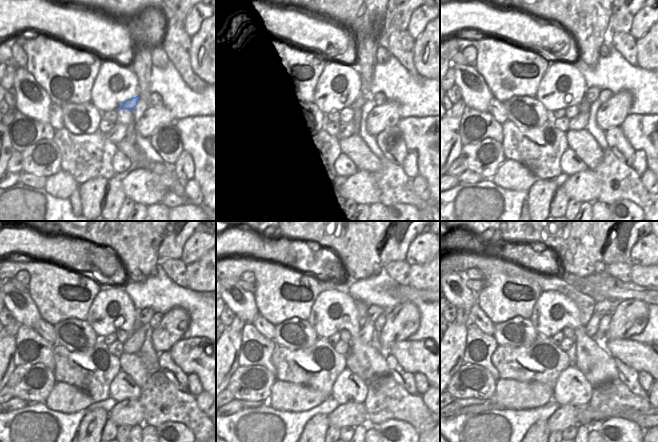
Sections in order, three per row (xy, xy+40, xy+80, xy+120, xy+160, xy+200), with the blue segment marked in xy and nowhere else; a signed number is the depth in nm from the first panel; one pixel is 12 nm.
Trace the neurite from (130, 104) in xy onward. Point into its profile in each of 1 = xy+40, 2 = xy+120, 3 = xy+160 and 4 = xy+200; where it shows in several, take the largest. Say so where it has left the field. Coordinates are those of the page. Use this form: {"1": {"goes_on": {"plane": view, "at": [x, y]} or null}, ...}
{"1": {"goes_on": {"plane": "xy+40", "at": [365, 95]}}, "2": {"goes_on": {"plane": "xy+120", "at": [145, 316]}}, "3": {"goes_on": {"plane": "xy+160", "at": [373, 312]}}, "4": {"goes_on": {"plane": "xy+200", "at": [603, 308]}}}

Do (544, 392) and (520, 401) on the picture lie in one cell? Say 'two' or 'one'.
one

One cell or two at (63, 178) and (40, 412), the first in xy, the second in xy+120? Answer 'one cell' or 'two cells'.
two cells

